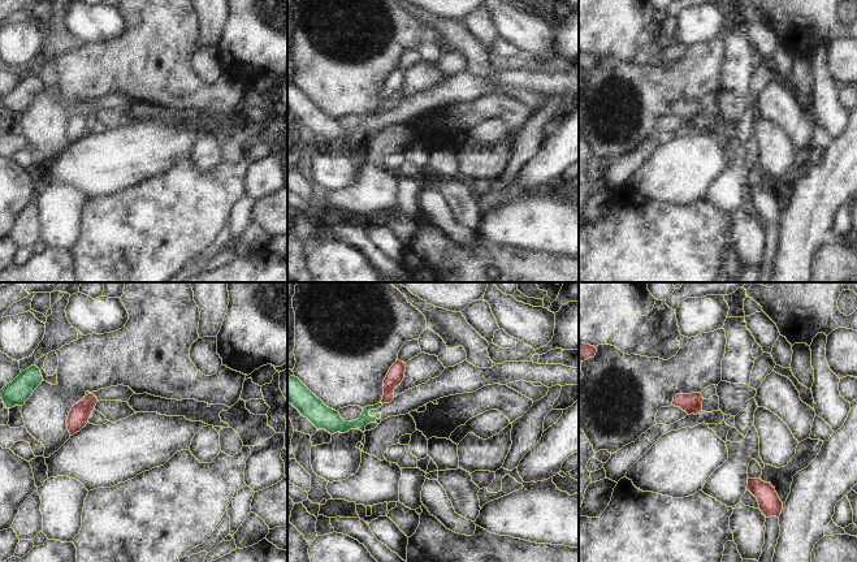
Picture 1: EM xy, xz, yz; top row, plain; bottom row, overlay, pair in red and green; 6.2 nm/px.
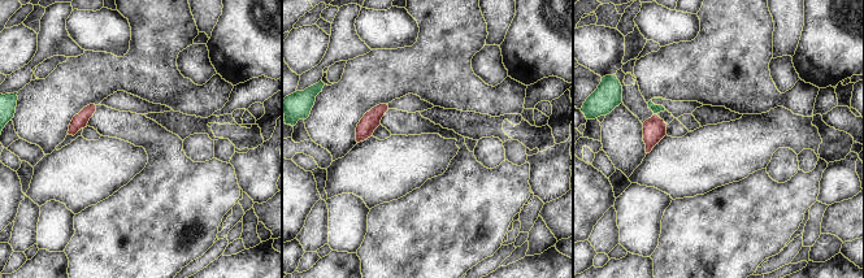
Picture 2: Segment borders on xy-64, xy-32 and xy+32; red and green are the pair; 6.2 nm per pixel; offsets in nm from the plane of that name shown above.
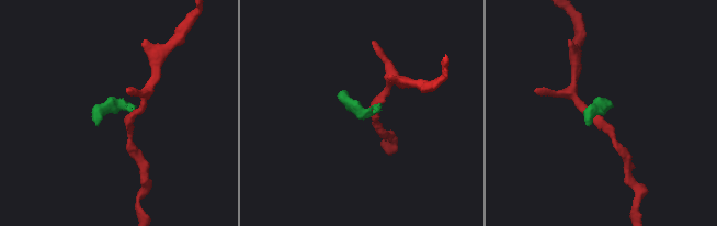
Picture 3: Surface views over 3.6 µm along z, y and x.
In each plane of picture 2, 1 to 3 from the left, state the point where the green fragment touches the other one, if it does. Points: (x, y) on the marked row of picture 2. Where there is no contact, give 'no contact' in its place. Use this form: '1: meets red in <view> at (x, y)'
1: no contact
2: no contact
3: meets red in xy+32 at (655, 114)

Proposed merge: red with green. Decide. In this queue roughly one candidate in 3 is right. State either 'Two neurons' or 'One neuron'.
Two neurons.

